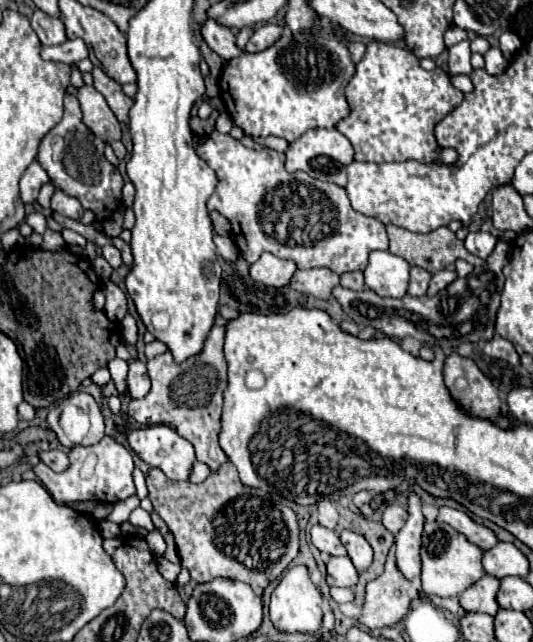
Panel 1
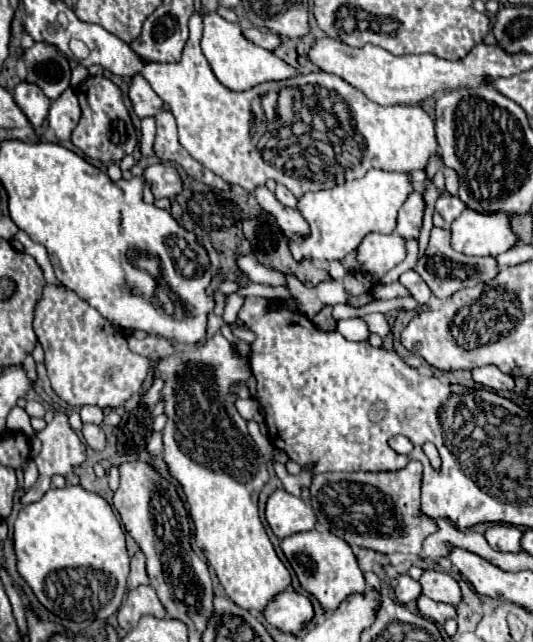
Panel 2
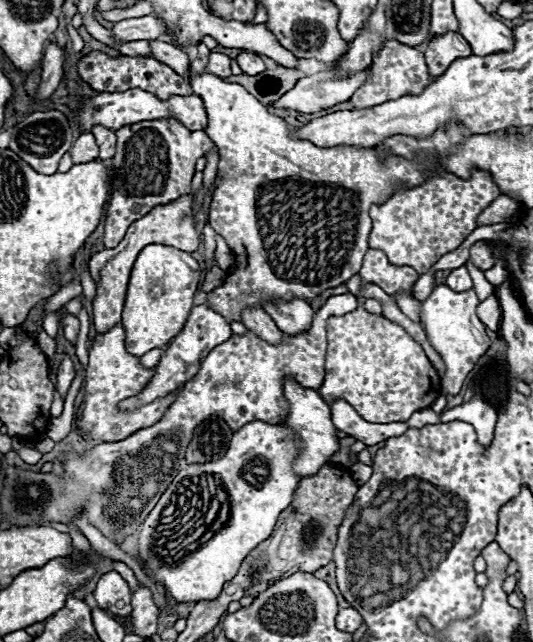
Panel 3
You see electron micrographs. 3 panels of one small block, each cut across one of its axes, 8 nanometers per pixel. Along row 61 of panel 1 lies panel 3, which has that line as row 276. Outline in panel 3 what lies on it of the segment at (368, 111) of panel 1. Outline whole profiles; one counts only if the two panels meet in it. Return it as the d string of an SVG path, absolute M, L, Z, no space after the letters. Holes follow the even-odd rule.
M368 250L360 268L364 284L378 284L386 294L412 292L414 282L418 280L416 270L408 266L392 266L384 252Z

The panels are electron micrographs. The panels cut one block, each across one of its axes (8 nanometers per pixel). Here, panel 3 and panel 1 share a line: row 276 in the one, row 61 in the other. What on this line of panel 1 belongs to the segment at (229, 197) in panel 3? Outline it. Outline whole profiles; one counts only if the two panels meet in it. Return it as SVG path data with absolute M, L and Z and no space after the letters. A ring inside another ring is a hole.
M284 30L282 38L258 54L244 54L226 62L220 76L220 98L226 112L244 134L252 138L260 136L280 136L294 142L310 128L334 128L340 118L348 116L348 102L344 98L344 86L354 74L354 64L350 60L348 48L336 38L316 38L312 34L292 36Z

